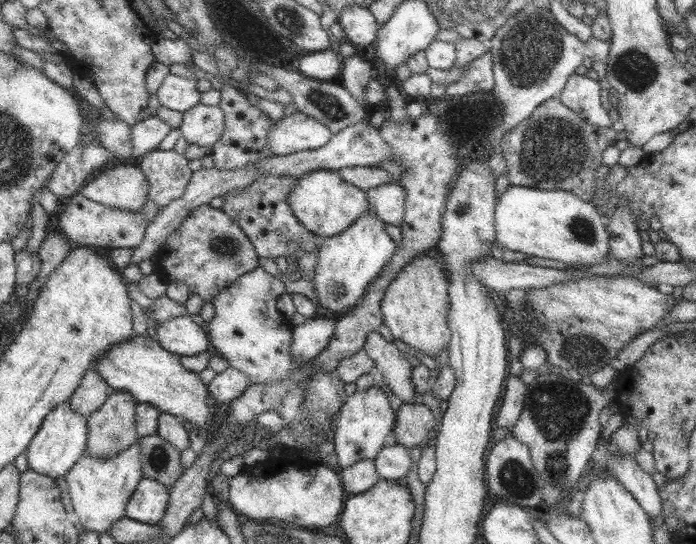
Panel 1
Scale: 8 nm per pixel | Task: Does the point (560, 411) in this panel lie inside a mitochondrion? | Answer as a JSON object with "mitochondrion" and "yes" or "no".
{"mitochondrion":"yes"}

